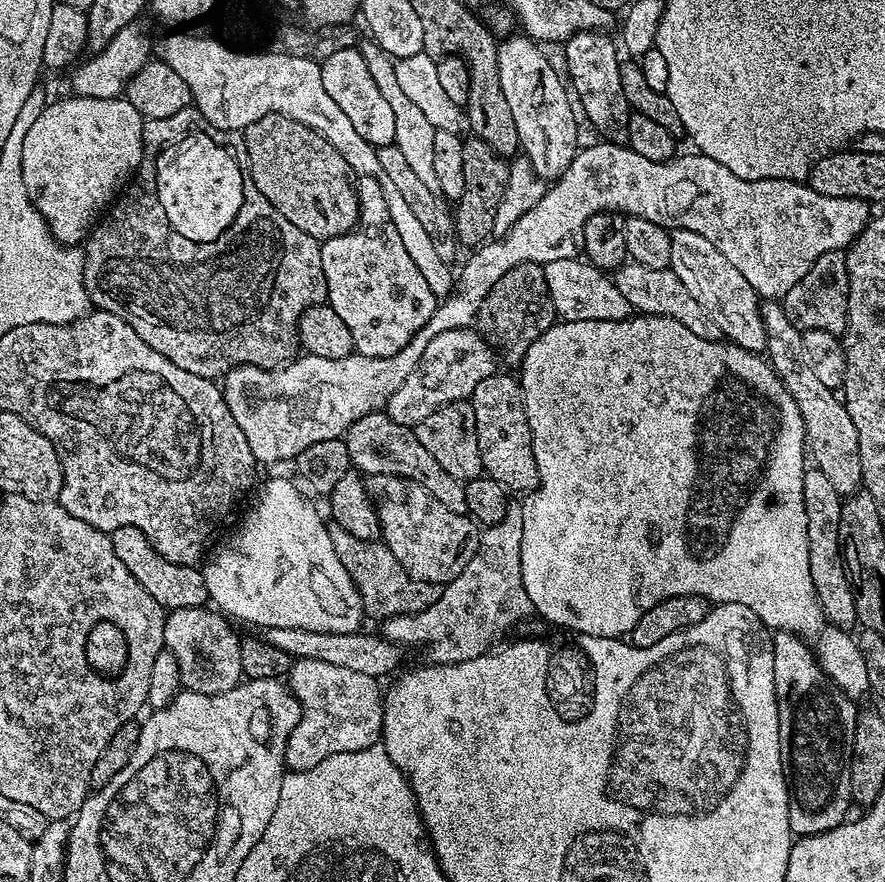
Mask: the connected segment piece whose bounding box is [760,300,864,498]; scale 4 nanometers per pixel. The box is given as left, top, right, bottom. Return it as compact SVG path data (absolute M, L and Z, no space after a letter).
M764 300L760 304L760 317L766 330L766 359L802 414L806 452L811 463L830 478L830 486L834 486L840 497L861 491L864 479L862 458L858 454L858 430L854 430L854 418L845 410L843 399L815 376L806 354L804 333L786 318L780 300Z

